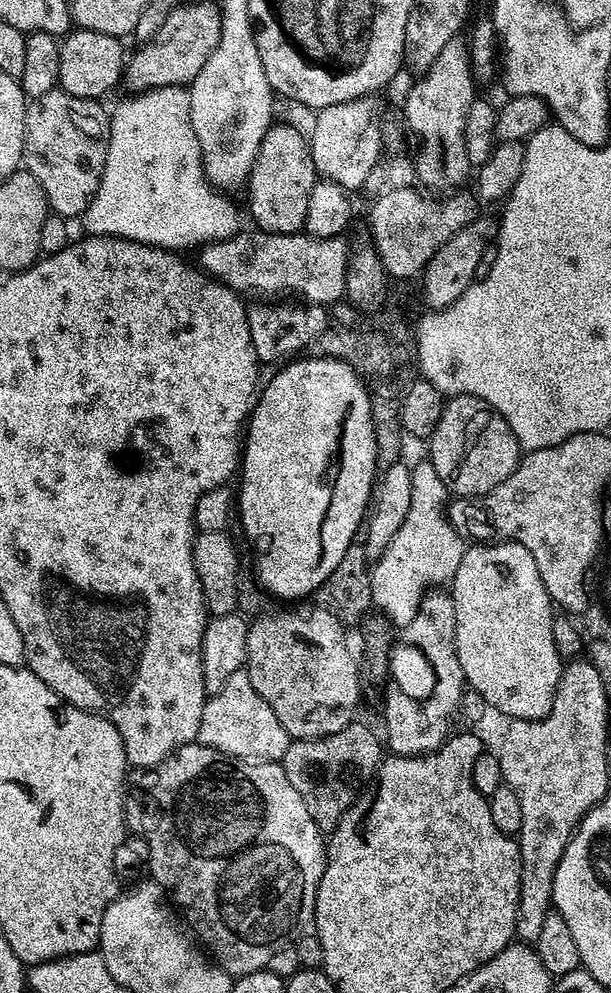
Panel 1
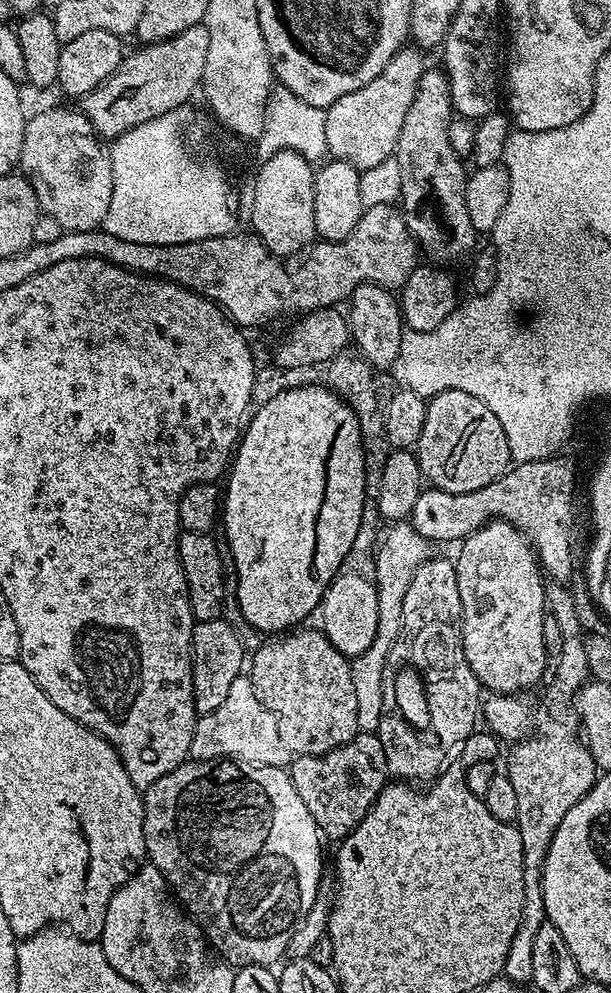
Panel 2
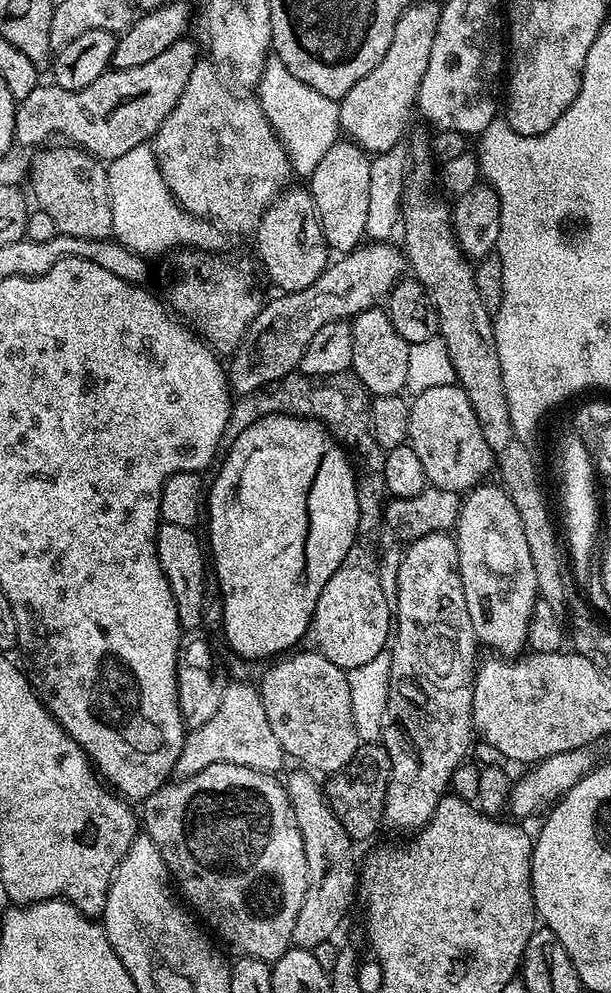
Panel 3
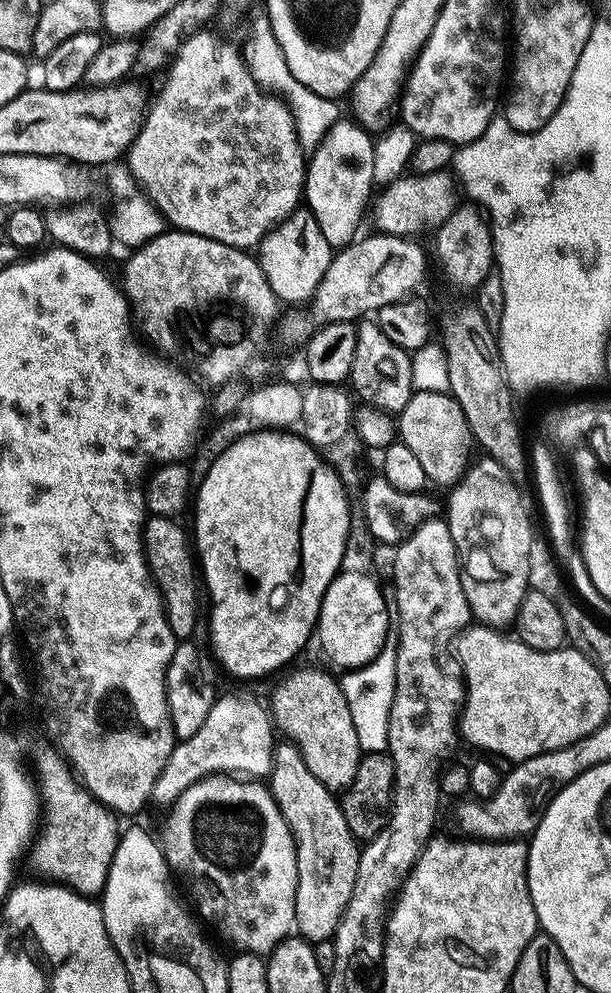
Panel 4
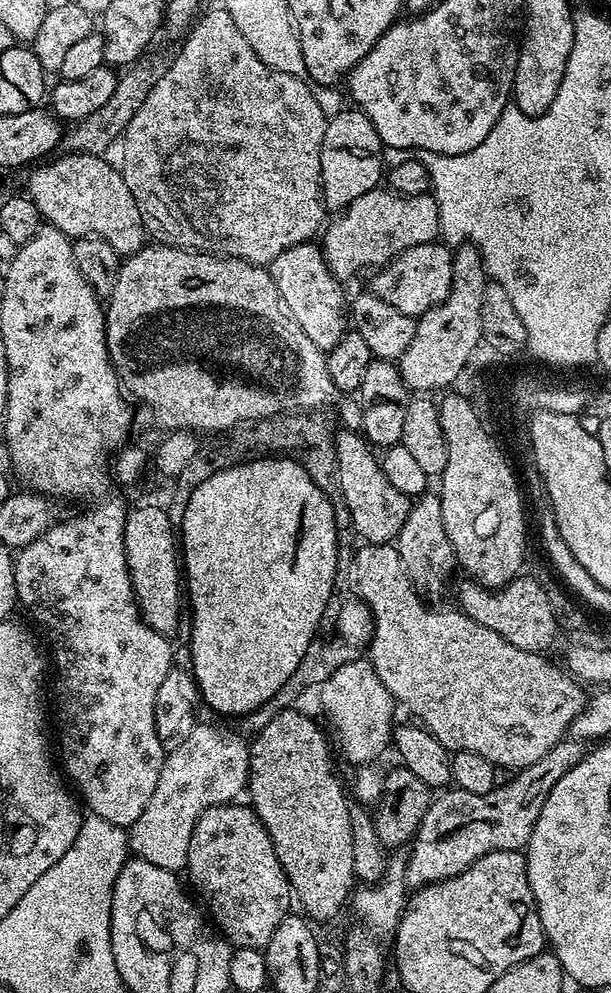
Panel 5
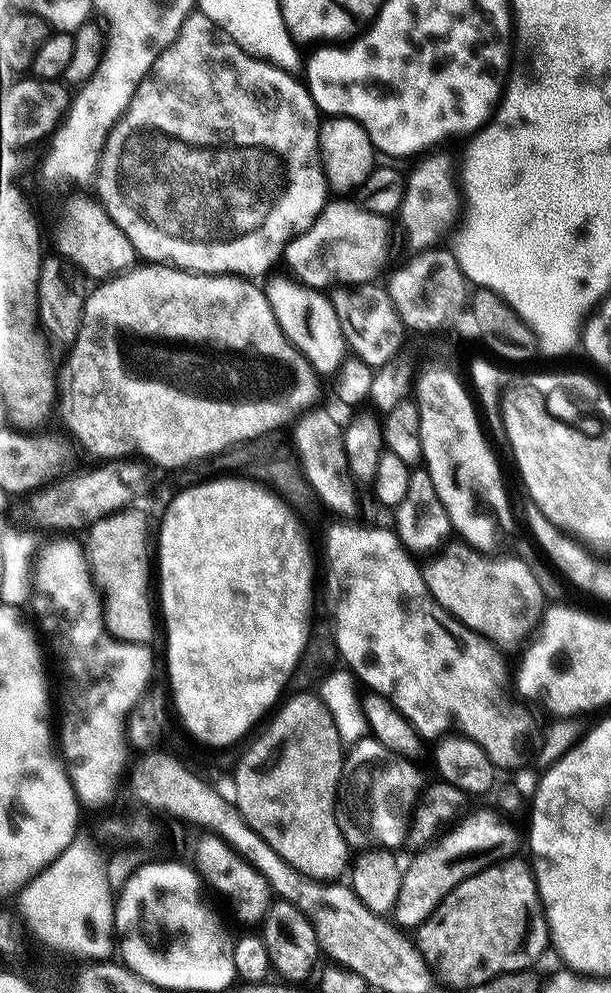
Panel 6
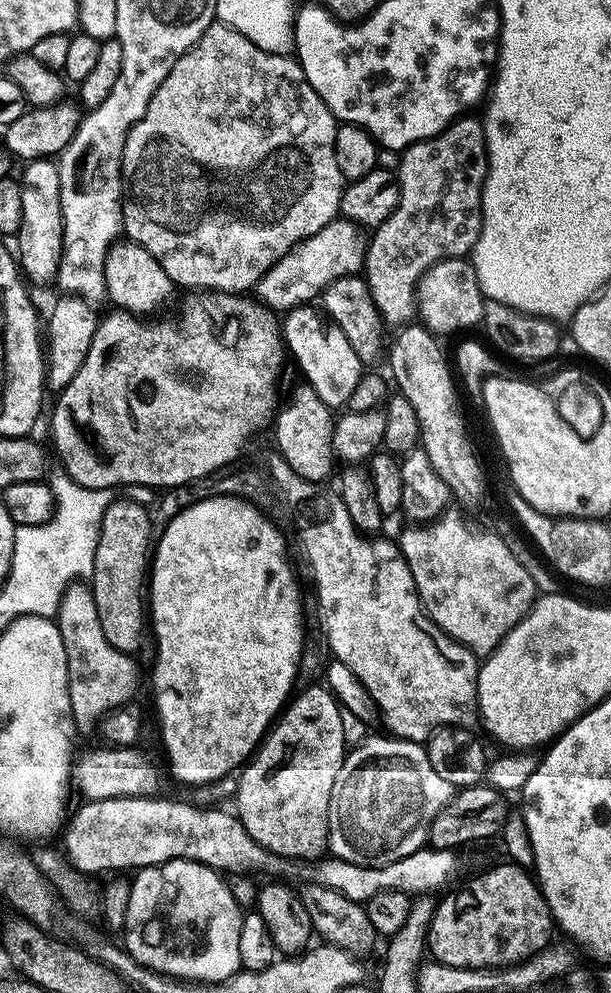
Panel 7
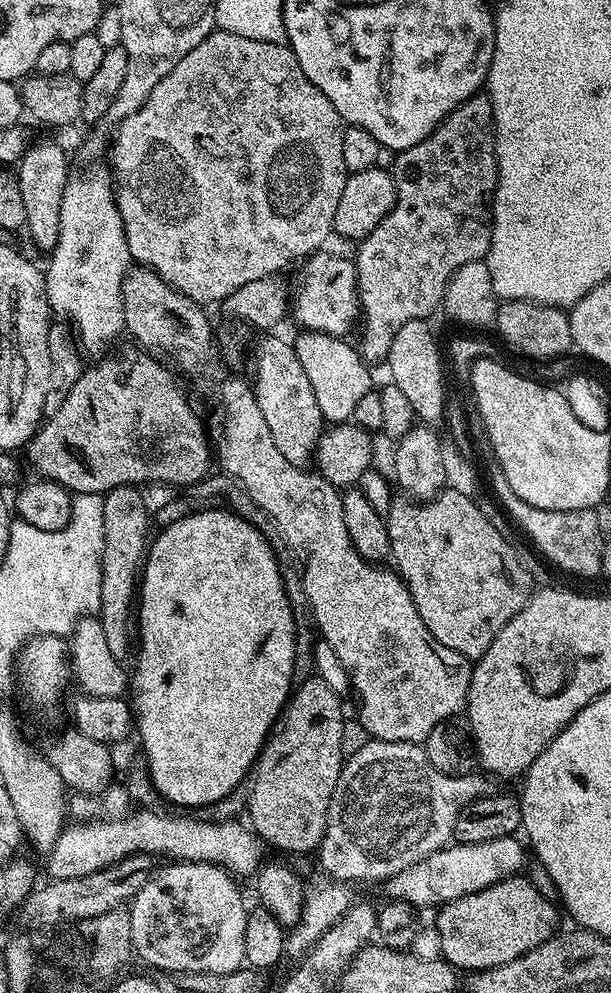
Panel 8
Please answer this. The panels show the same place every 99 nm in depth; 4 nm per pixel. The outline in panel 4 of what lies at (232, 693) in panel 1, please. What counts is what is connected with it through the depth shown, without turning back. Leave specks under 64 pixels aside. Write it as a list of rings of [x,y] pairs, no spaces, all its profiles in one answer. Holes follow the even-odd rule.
[[[217,695],[206,726],[201,726],[191,738],[179,741],[173,747],[170,758],[154,782],[151,803],[171,806],[187,790],[217,774],[235,774],[240,778],[264,778],[272,770],[274,751],[274,721],[269,709],[264,708],[252,696]]]

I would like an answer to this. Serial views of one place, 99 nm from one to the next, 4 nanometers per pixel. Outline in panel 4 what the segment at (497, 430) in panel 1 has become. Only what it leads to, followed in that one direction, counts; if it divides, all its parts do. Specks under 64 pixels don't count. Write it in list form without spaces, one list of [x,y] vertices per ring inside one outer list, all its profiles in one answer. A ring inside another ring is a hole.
[[[413,391],[405,408],[398,414],[398,440],[410,446],[433,485],[455,484],[468,468],[474,449],[470,426],[458,402],[448,392]]]

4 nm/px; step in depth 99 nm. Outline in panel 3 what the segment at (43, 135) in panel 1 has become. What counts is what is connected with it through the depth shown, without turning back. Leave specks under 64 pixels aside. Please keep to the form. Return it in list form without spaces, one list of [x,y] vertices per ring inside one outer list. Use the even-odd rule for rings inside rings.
[[[52,147],[37,151],[37,156],[32,160],[32,192],[36,195],[35,207],[54,218],[54,226],[59,235],[87,240],[109,239],[112,236],[112,203],[105,165],[83,148]]]

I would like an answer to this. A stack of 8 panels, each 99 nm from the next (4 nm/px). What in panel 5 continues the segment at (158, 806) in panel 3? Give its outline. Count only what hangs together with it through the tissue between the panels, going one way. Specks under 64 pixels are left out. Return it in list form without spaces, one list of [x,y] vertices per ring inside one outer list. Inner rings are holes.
[[[240,802],[216,804],[197,818],[194,834],[190,838],[186,875],[202,895],[208,896],[208,908],[213,916],[211,919],[233,948],[262,950],[270,942],[274,930],[278,930],[285,916],[289,915],[288,899],[291,901],[294,893],[272,845],[268,828],[256,817],[251,807],[244,805],[243,808]]]

